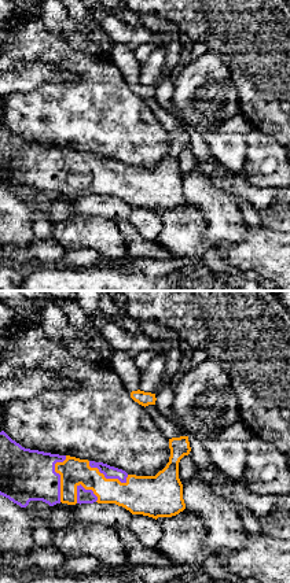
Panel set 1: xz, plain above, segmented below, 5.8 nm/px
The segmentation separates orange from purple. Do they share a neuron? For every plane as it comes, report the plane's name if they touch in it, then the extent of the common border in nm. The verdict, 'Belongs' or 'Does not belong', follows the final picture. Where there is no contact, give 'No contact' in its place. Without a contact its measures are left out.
Touches orange in xz. Shared border 280 nm

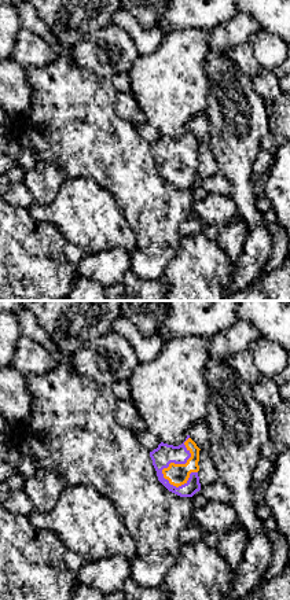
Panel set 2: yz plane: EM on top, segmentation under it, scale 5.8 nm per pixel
Touches orange in yz. Shared border 320 nm

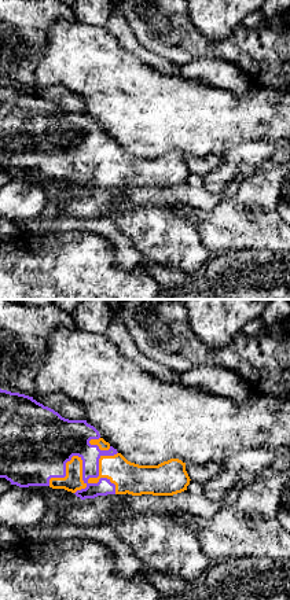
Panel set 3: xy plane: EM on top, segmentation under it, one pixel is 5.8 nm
Touches orange in xy. Shared border 440 nm

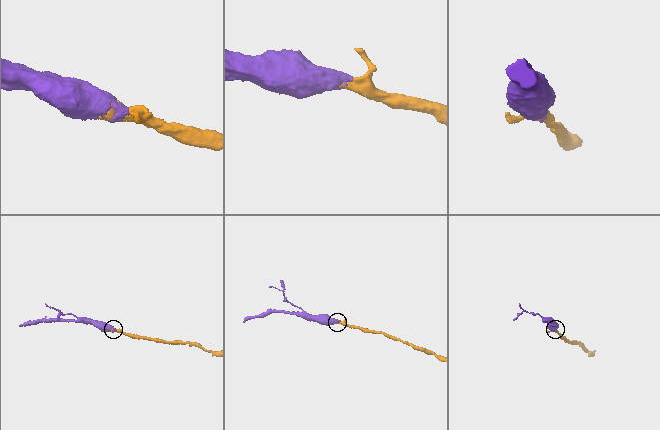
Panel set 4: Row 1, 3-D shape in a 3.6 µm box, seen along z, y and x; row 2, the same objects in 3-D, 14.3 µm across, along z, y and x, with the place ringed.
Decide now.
Belongs

